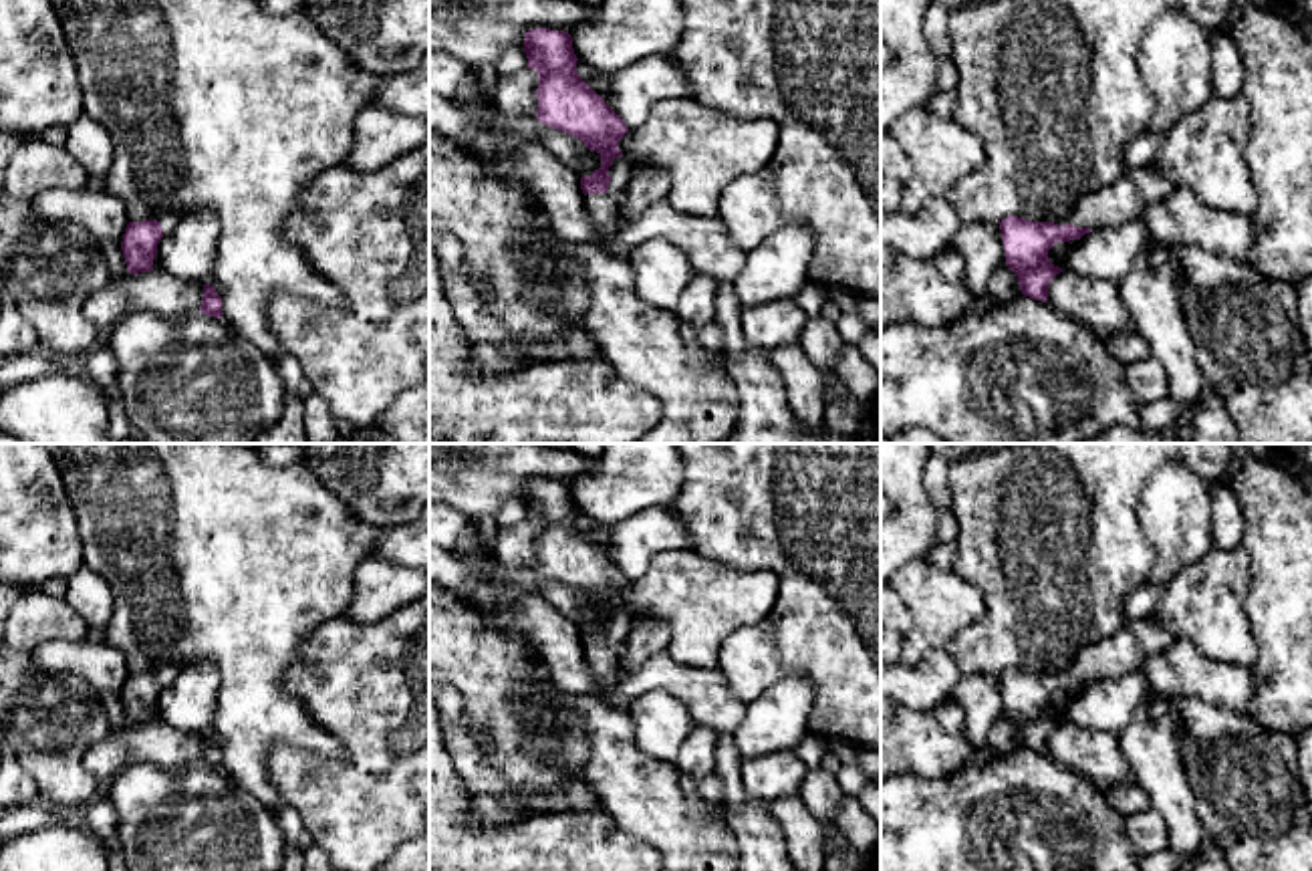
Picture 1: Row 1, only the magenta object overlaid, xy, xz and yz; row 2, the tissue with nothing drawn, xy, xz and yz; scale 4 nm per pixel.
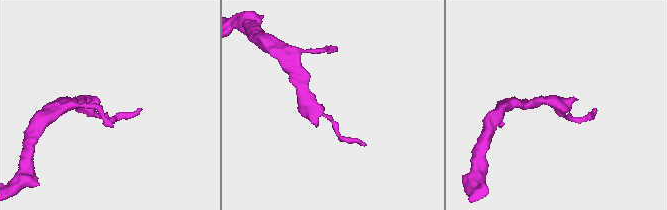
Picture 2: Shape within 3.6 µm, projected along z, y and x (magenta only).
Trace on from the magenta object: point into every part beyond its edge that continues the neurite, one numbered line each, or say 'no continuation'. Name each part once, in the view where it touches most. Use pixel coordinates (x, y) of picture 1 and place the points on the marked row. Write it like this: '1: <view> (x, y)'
1: xz (603, 210)

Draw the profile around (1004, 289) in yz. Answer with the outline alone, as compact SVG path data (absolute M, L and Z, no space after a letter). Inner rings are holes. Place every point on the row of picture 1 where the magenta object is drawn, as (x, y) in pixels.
M1006 264L996 270L983 298L990 306L1004 306L1022 296L1018 276Z

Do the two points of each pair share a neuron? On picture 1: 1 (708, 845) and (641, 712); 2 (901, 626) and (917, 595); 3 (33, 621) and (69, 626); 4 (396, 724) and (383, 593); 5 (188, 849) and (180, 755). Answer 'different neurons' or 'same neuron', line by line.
1: different neurons
2: different neurons
3: same neuron
4: different neurons
5: different neurons

